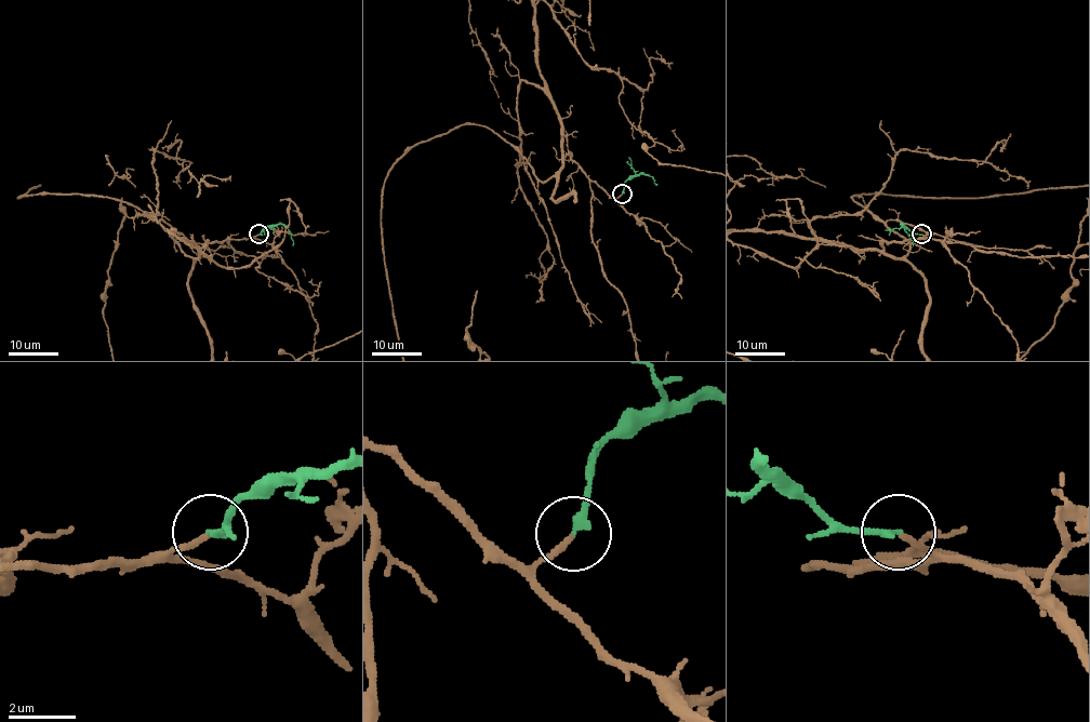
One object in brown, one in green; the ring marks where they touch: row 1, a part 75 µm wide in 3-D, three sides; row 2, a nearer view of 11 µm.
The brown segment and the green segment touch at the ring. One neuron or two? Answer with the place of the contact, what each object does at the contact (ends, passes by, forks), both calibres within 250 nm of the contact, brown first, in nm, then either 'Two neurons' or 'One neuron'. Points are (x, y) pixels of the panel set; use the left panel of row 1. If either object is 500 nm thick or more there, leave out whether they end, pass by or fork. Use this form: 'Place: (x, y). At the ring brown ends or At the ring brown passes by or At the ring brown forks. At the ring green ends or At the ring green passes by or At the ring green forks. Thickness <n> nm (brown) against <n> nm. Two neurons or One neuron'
Place: (258, 234). At the ring brown ends. At the ring green ends. Thickness 170 nm (brown) against 240 nm. One neuron

